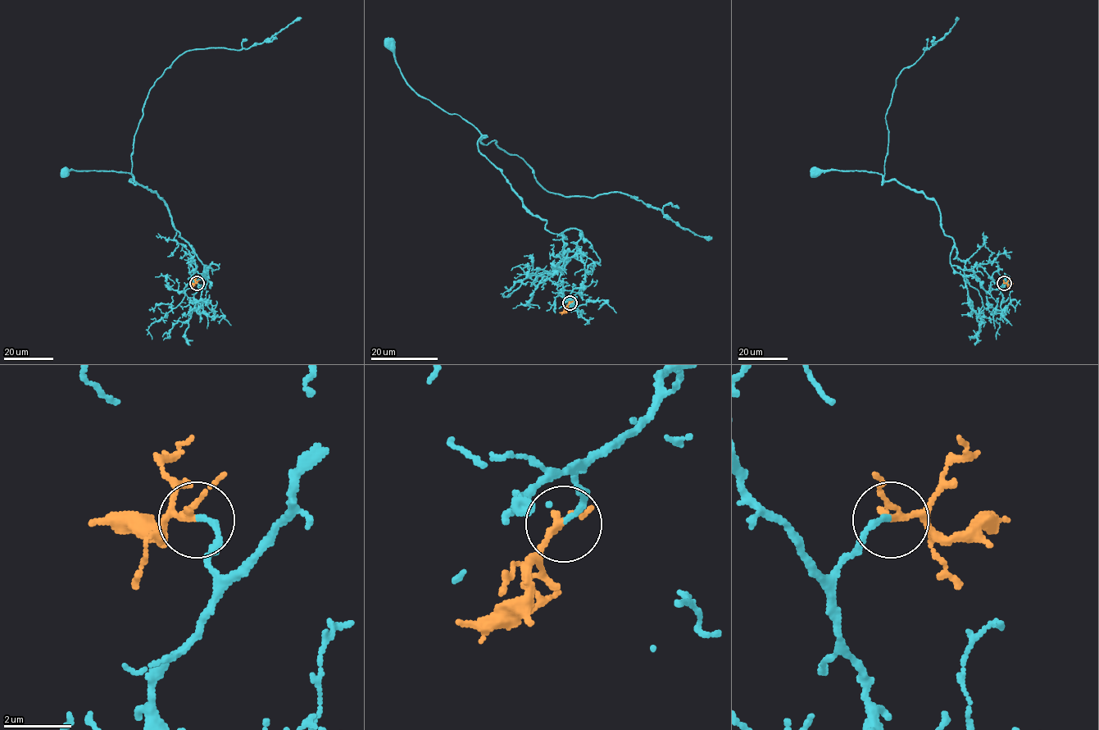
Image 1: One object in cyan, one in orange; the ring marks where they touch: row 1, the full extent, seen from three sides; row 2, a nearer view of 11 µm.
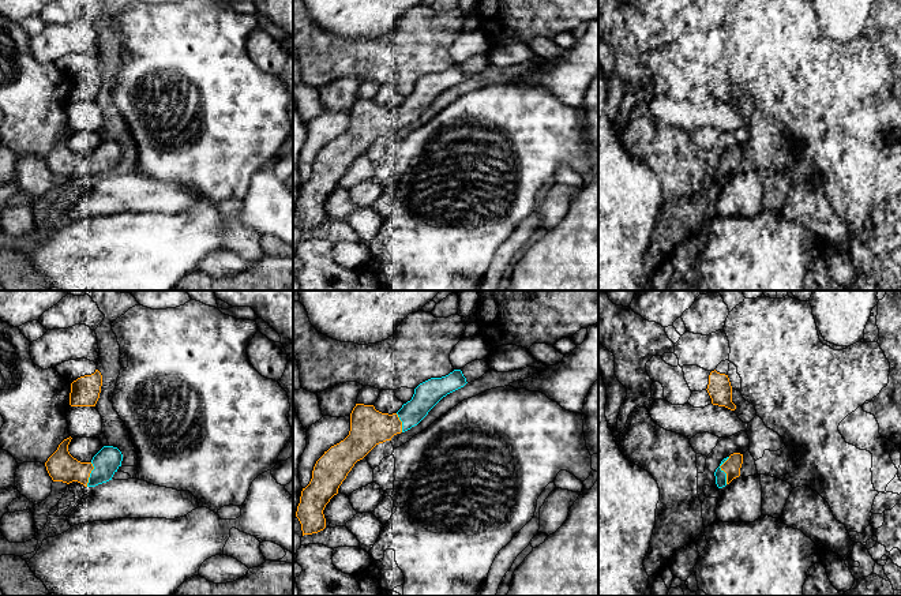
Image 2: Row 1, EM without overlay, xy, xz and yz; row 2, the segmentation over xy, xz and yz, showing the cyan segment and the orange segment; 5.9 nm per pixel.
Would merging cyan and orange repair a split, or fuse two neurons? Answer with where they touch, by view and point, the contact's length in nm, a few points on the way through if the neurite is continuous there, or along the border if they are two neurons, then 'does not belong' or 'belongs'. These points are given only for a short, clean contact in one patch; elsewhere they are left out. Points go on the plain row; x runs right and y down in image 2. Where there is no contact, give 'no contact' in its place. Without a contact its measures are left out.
contact yz (723, 165); length 160 nm; belongs

